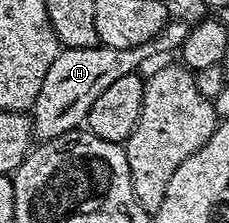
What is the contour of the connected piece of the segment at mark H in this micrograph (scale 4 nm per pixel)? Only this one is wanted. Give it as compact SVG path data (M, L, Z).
M170 19L163 31L155 35L155 39L139 47L116 49L99 43L95 47L82 49L62 48L55 63L51 63L51 68L47 71L47 79L43 79L43 87L39 87L39 95L33 100L31 120L34 138L38 142L50 141L84 126L91 111L91 103L95 103L95 99L99 99L99 95L103 95L103 91L107 91L107 87L111 87L115 79L123 79L123 75L138 72L142 68L140 65L151 60L156 53L180 50L190 28L190 22Z

